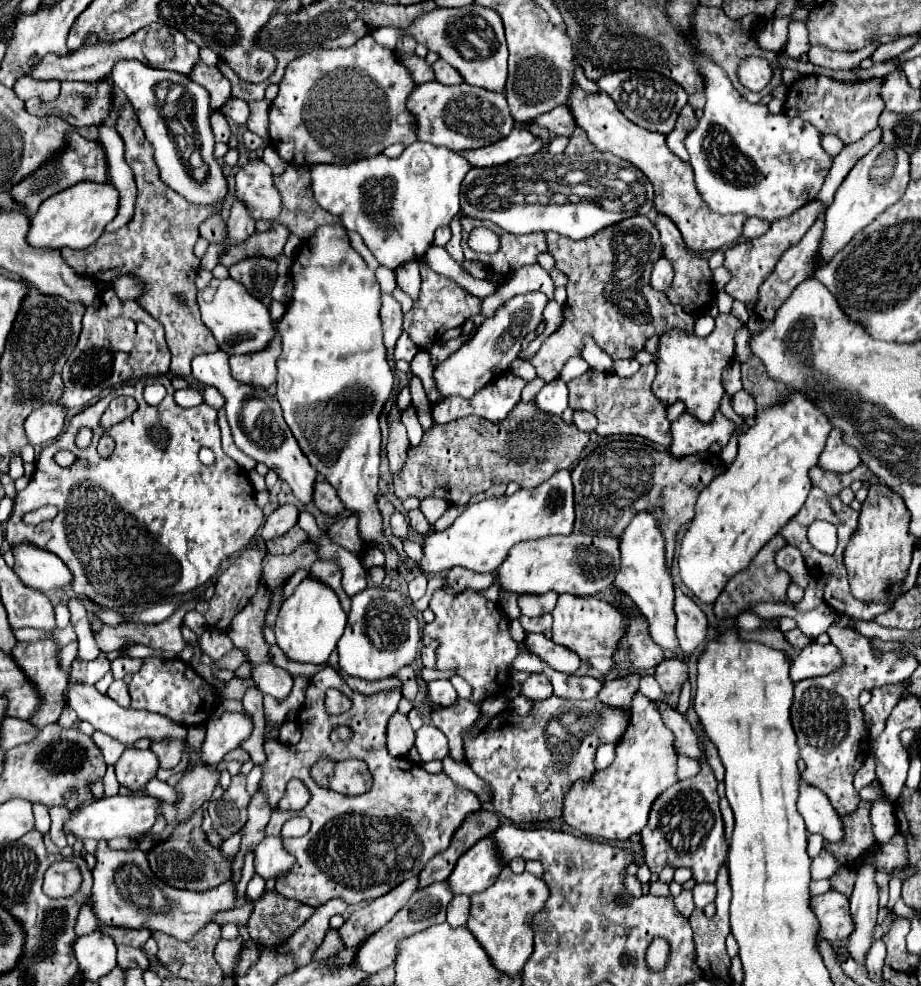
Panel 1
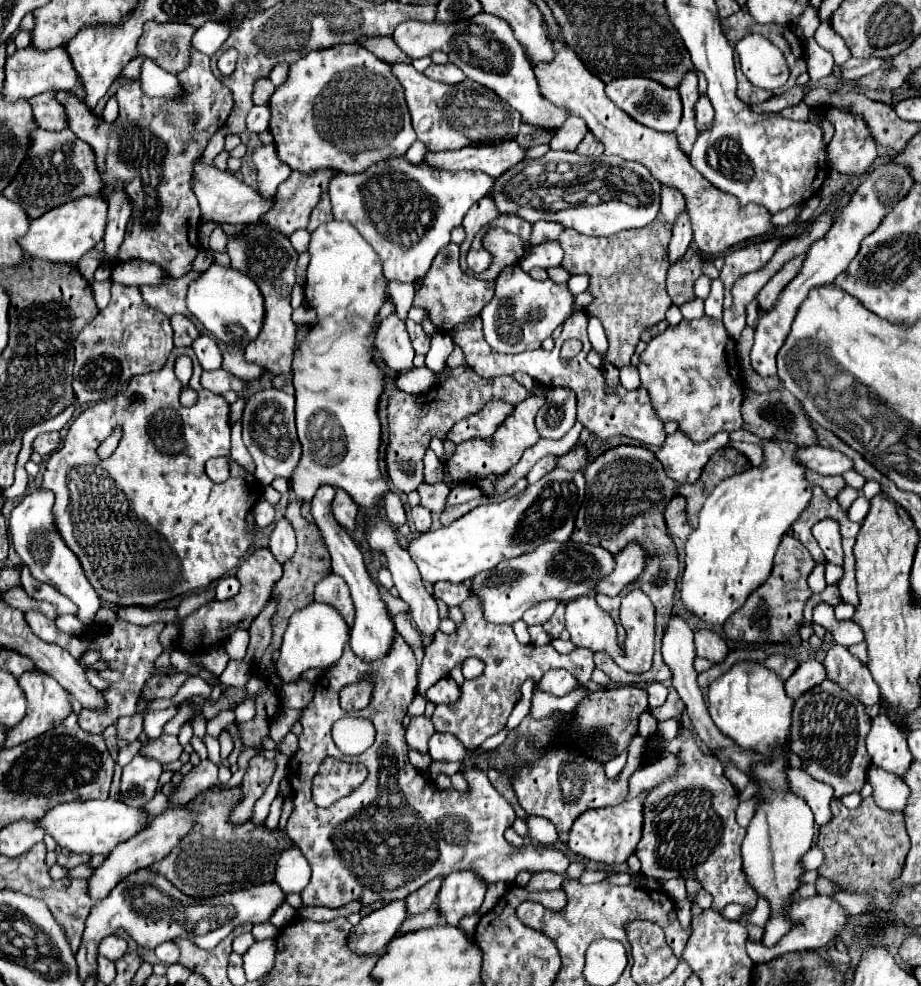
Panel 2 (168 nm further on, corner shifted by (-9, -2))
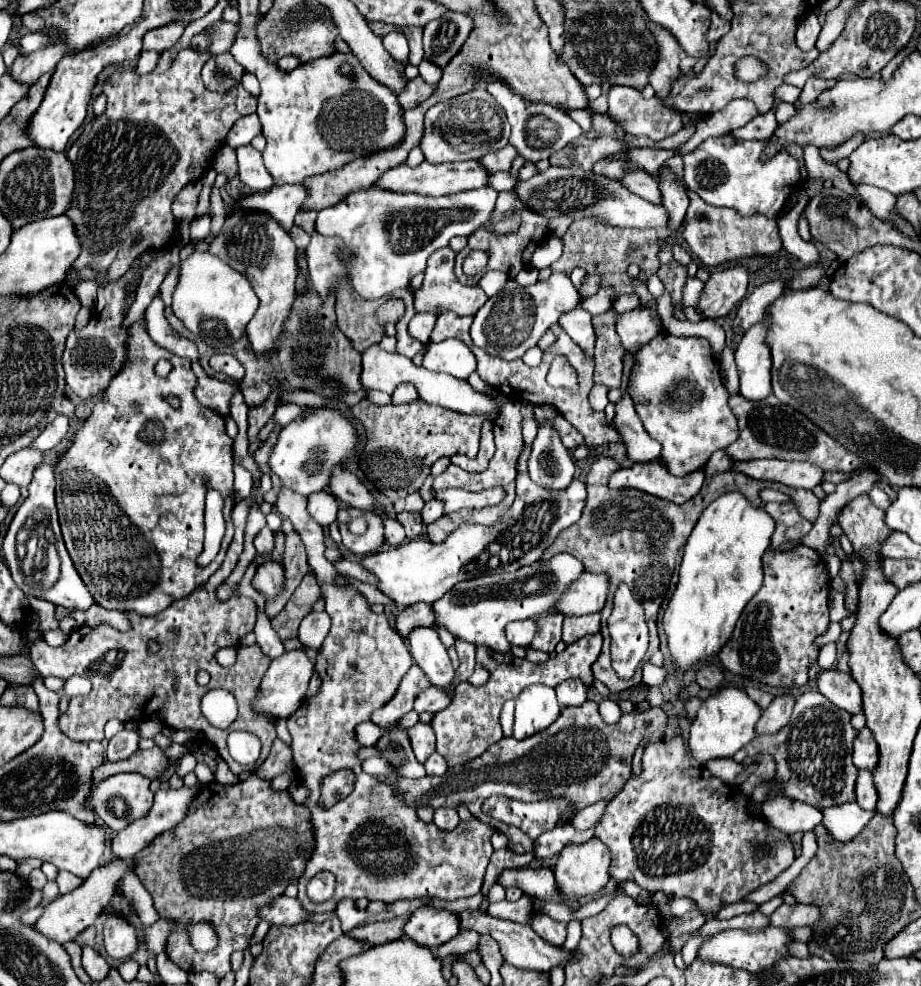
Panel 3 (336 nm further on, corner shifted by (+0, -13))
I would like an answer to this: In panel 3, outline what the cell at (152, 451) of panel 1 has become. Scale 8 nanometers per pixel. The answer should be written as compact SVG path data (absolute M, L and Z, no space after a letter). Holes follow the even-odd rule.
M139 319L129 329L131 359L127 359L127 365L123 365L123 373L119 373L119 377L115 377L115 381L111 381L111 385L103 391L103 397L97 399L91 415L77 431L73 447L57 465L57 509L67 551L81 579L93 593L95 603L105 609L157 615L173 601L187 597L193 593L193 589L207 583L207 579L223 563L225 551L233 539L233 441L227 437L224 418L197 401L193 393L197 387L197 377L191 371L191 361L183 361L181 357L175 357L167 349L155 345L145 329L145 319ZM159 359L169 359L173 363L173 373L165 379L157 377L153 371ZM163 395L177 395L181 399L181 409L169 407L163 401ZM209 487L219 491L225 501L223 517L227 531L219 555L209 567L199 569L195 559L203 551L205 493ZM85 493L87 531L83 531Z

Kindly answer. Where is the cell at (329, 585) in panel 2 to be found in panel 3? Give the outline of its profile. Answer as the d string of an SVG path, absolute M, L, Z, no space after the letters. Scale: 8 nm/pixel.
M323 611L323 613L309 613L301 625L299 625L299 641L301 645L305 647L313 647L313 649L319 649L329 633L329 627L331 627L331 617Z

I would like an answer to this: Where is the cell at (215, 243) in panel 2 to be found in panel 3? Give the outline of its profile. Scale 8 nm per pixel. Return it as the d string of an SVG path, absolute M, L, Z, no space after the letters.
M212 189L211 191L211 207L209 207L209 215L213 219L213 227L211 227L211 237L215 237L225 221L225 203L221 199L219 189Z

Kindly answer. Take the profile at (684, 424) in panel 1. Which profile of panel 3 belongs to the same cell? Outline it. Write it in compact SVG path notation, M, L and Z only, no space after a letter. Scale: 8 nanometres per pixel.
M657 459L615 471L609 477L609 485L611 489L639 489L647 495L683 505L699 493L703 479L705 479L703 469L687 477L675 477Z

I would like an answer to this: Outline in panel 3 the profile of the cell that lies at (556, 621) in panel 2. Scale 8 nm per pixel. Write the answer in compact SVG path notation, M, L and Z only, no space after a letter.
M545 613L545 615L535 617L535 625L537 625L537 633L531 641L531 649L551 653L555 649L555 645L561 641L563 617L557 613Z

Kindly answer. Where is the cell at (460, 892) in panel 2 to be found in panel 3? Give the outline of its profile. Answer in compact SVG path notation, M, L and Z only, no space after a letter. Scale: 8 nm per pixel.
M421 907L409 915L403 933L417 945L433 949L447 943L459 933L459 919L455 917L455 913Z

